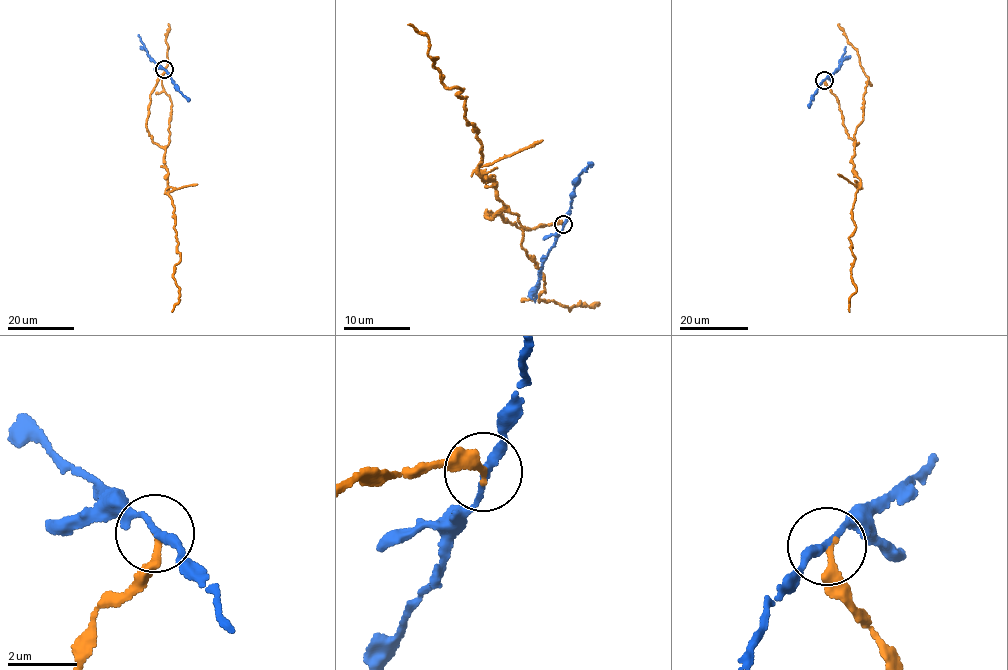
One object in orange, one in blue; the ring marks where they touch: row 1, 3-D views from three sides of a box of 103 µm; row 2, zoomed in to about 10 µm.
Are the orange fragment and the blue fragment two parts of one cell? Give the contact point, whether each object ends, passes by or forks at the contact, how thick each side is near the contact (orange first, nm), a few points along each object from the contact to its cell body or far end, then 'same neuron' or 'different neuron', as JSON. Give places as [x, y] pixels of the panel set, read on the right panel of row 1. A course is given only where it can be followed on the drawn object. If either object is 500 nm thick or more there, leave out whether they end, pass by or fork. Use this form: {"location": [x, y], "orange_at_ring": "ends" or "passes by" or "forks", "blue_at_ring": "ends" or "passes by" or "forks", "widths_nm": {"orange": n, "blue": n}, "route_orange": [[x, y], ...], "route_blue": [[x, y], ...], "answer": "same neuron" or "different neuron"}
{"location": [824, 80], "orange_at_ring": "ends", "blue_at_ring": "passes by", "widths_nm": {"orange": 220, "blue": 200}, "route_orange": [[825, 80], [845, 132], [858, 143], [852, 163], [860, 187], [848, 238], [856, 292], [849, 312]], "route_blue": [[825, 80], [839, 67], [845, 47]], "answer": "different neuron"}

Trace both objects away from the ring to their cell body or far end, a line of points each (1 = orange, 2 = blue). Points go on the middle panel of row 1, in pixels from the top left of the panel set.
1: (562, 225), (486, 217), (504, 204), (494, 180), (478, 172), (465, 97), (443, 83), (427, 36), (408, 24)
2: (562, 225), (542, 266), (534, 302)

